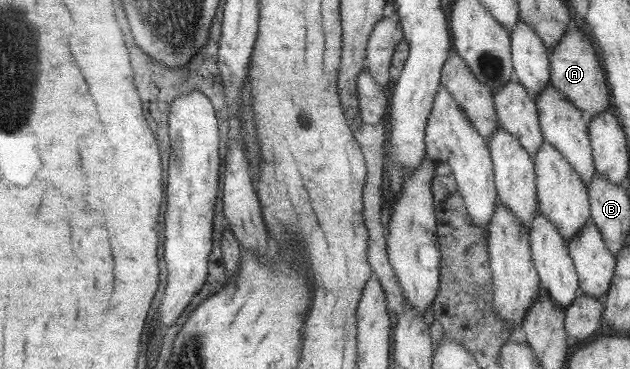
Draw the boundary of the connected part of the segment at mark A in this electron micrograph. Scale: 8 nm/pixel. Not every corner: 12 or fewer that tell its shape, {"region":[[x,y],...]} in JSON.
{"region":[[579,27],[550,50],[550,83],[586,120],[611,105]]}

